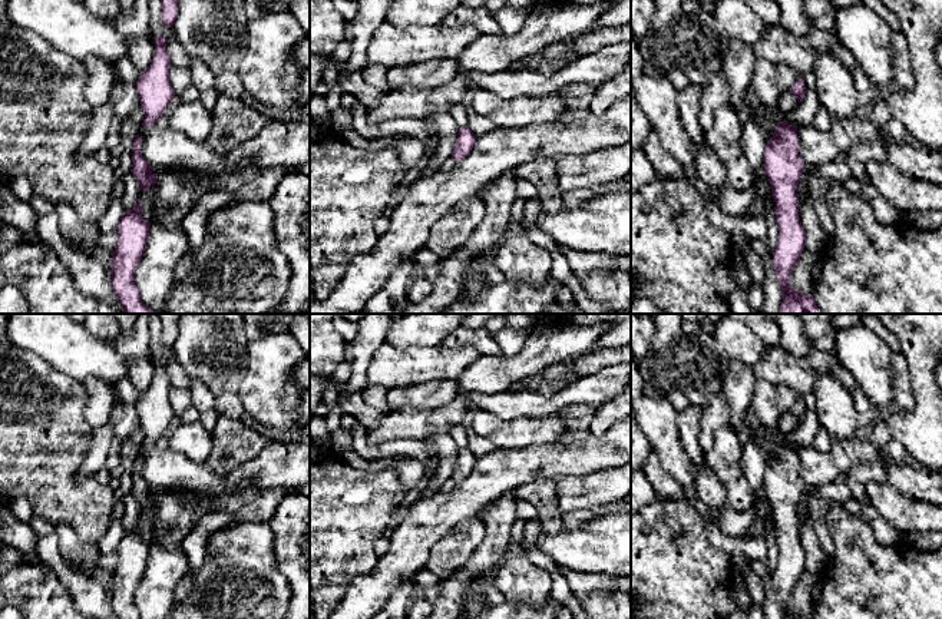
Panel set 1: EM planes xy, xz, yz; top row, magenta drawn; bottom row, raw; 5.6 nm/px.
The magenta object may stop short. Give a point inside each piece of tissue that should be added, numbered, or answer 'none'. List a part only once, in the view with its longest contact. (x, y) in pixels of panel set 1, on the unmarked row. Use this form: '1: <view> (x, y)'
none

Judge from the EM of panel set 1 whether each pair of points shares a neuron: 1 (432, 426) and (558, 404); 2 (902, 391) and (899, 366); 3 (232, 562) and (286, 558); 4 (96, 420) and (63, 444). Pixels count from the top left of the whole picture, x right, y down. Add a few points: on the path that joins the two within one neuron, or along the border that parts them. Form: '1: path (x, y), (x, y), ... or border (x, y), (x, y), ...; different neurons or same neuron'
1: path (463, 404), (526, 404); same neuron
2: path (902, 386), (899, 371); same neuron
3: border (268, 526), (273, 533), (276, 568), (291, 589); different neurons
4: border (83, 403), (86, 420), (95, 429); different neurons

